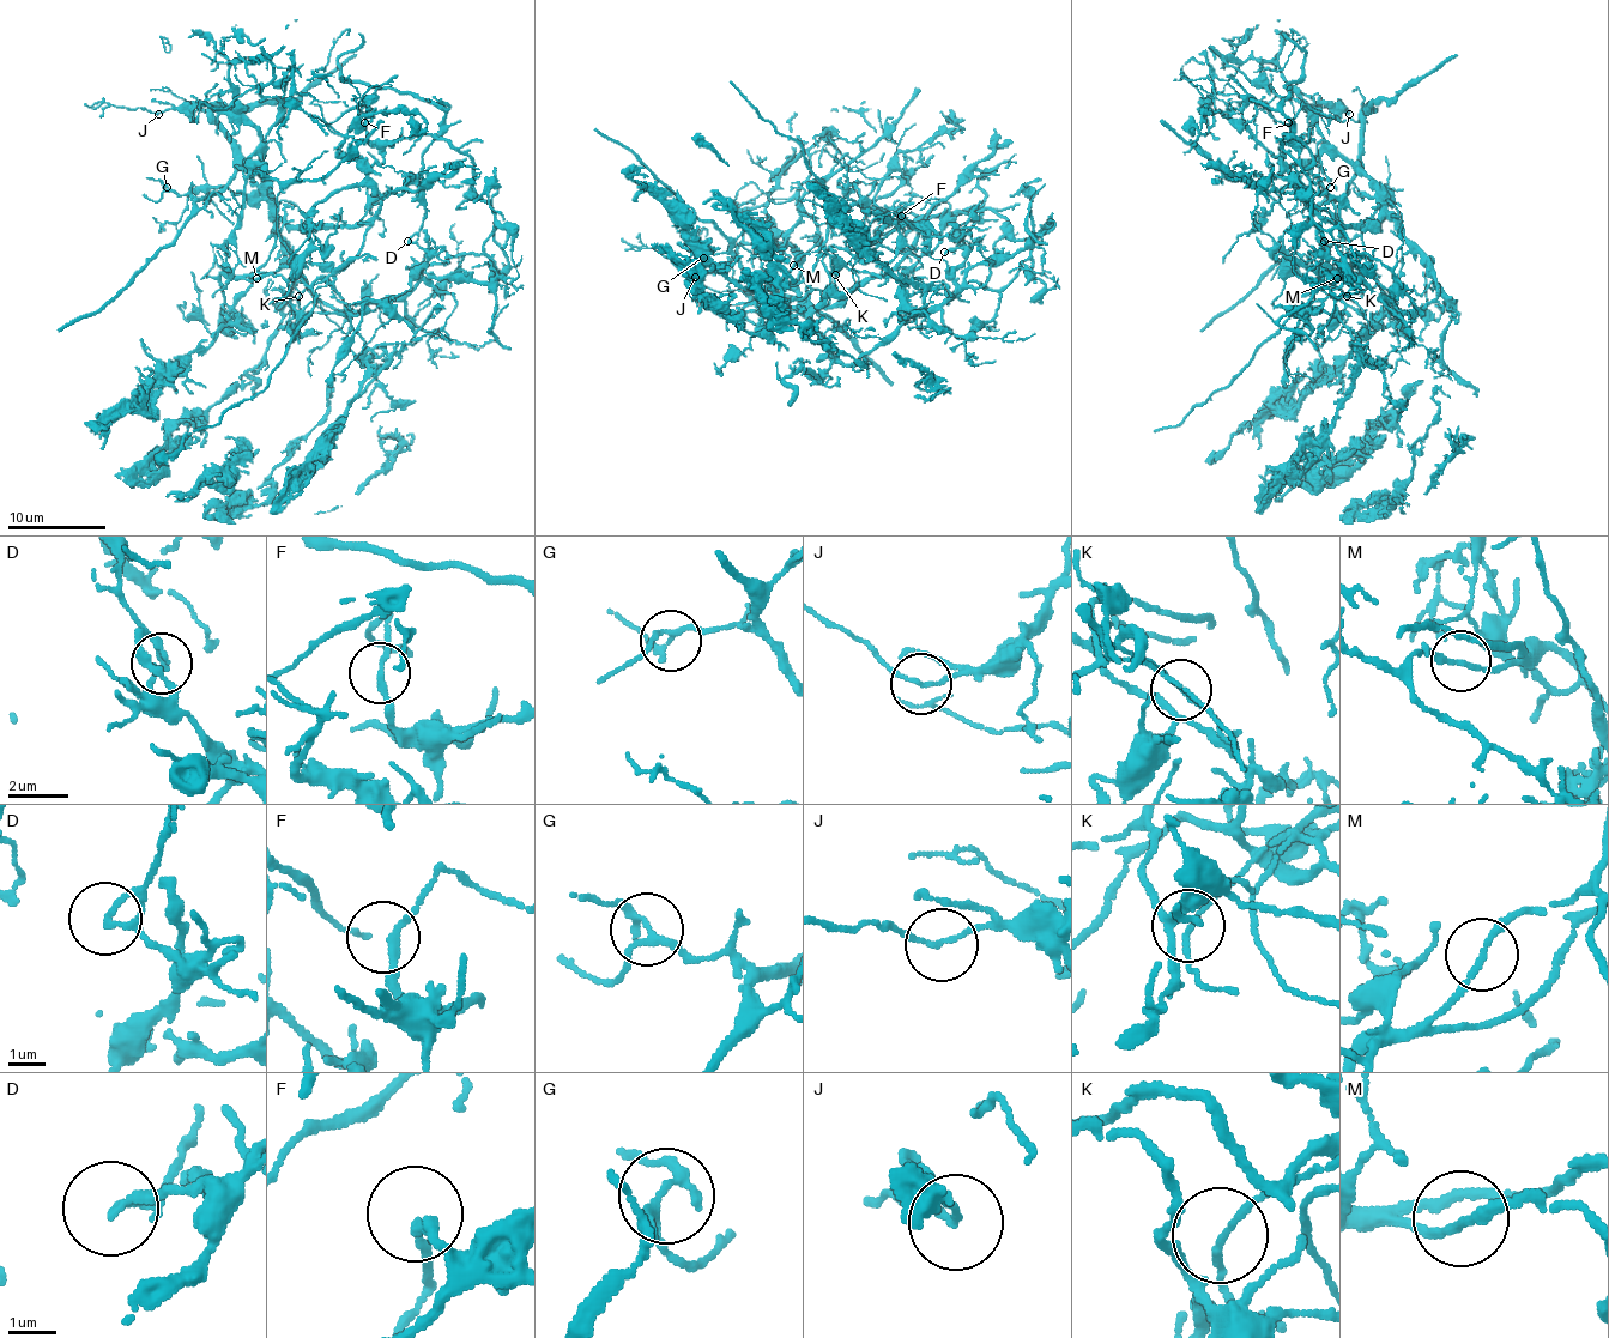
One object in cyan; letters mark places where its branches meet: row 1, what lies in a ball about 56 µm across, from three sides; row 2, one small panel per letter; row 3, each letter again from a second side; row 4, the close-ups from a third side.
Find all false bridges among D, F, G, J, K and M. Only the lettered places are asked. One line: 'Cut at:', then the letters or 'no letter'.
Cut at: D, K

